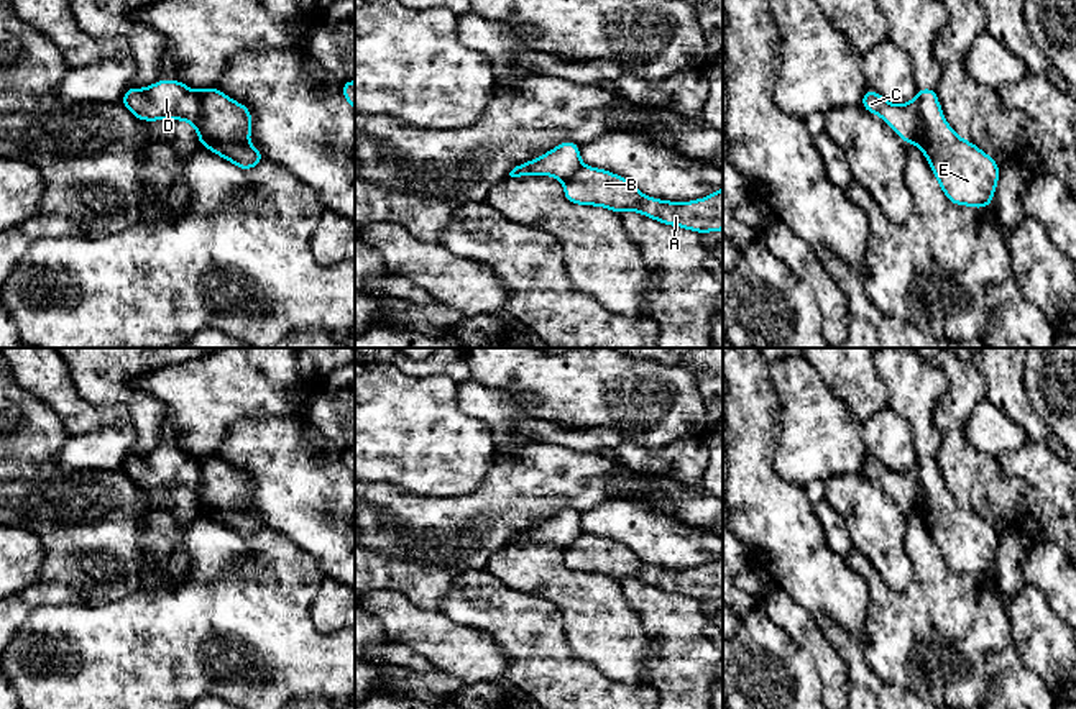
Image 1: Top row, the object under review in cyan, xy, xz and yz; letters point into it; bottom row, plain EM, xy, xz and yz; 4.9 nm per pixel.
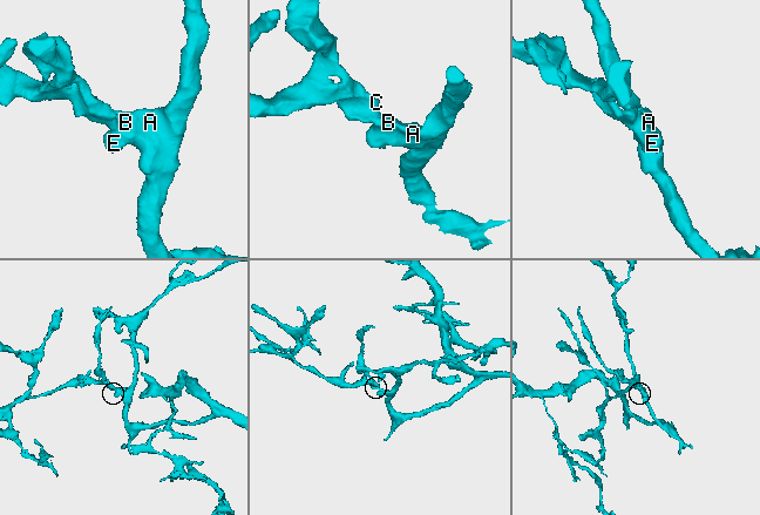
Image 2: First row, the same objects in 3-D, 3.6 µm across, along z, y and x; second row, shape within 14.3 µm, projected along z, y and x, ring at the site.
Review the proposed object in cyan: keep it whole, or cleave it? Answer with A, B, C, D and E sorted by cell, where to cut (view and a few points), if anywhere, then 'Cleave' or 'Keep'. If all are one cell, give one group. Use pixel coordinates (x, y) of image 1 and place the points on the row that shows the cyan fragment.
Groups: A B E / C D. Split along xy (196, 92), (201, 102), (199, 135). Cleave

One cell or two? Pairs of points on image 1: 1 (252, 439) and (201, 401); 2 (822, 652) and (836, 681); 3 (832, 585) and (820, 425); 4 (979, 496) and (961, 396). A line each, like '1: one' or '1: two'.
1: two
2: one
3: two
4: one

